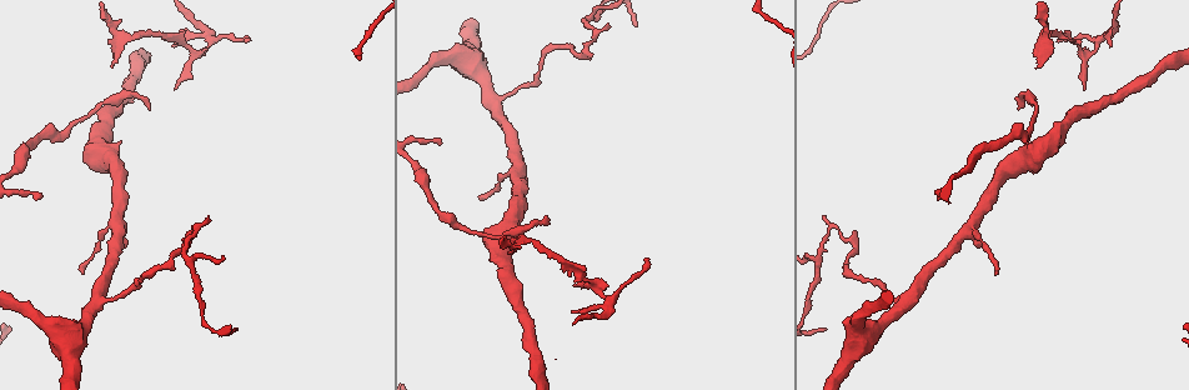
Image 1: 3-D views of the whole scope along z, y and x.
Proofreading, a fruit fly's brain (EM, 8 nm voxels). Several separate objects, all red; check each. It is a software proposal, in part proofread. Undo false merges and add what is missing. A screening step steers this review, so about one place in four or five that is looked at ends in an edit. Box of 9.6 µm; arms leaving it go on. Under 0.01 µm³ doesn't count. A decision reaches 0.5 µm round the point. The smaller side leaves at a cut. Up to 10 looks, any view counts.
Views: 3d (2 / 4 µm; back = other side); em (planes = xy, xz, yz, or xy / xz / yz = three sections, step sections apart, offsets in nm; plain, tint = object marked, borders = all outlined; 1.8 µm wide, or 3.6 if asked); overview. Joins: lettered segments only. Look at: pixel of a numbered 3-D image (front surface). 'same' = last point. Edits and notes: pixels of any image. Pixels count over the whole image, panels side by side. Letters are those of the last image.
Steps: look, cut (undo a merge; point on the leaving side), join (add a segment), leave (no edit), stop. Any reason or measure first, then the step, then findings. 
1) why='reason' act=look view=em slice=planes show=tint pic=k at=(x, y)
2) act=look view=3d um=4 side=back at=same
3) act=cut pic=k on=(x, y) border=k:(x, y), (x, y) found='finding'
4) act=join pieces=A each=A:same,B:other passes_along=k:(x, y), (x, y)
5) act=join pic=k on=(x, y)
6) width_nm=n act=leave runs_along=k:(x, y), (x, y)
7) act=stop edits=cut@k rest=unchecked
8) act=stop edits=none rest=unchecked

why='thin end' act=look view=em slice=planes show=borders pic=1 at=(171, 46)

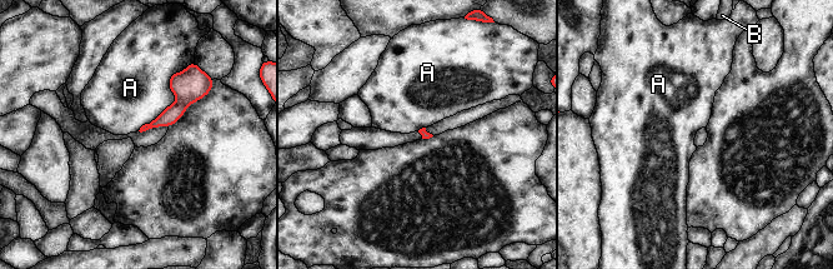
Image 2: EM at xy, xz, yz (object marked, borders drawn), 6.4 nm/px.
longest_contact=A:260nm act=leave each=A:other,B:other border=2:(191, 61), (169, 80), (175, 96) found='none of them fits'

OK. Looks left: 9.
act=look view=3d um=2 pic=1 at=(1043, 37)

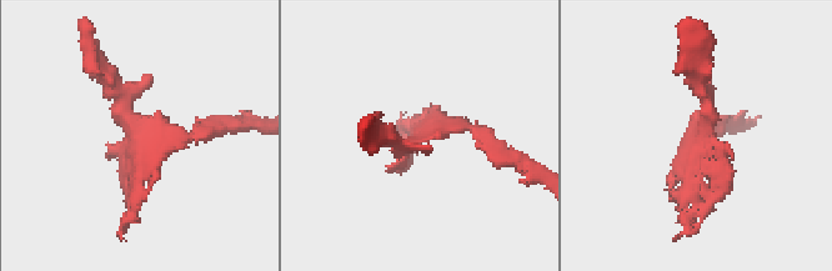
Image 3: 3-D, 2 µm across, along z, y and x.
act=look view=em slice=planes show=tint pic=3 at=(697, 129)

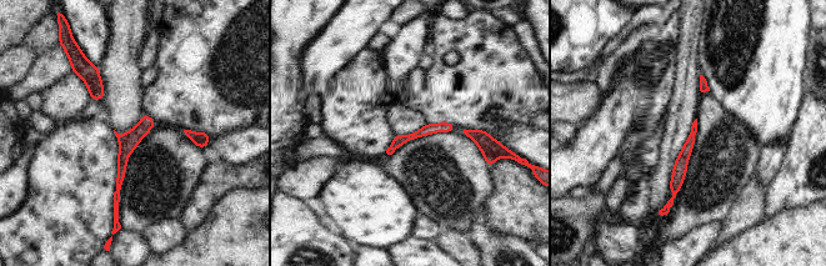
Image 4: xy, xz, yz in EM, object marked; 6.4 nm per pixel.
why='what lies round it' act=look view=em slice=planes show=borders at=same

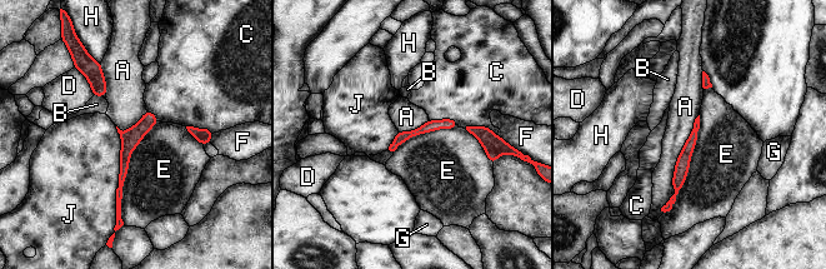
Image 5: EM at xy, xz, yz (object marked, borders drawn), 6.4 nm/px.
act=leave each=A:other,B:other,C:other,D:other,E:other,F:other,G:other,H:other,J:other border=5:(699, 114), (661, 212) found='all the same cell'

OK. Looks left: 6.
why='branch stops here' act=look view=em slice=planes show=plain pic=1 at=(40, 196)

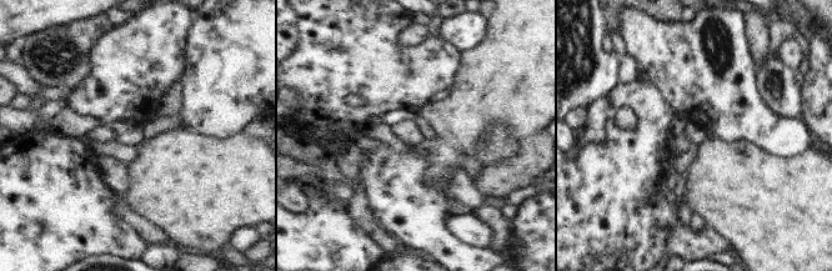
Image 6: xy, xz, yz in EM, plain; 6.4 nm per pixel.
act=look view=em slice=planes show=tint at=same

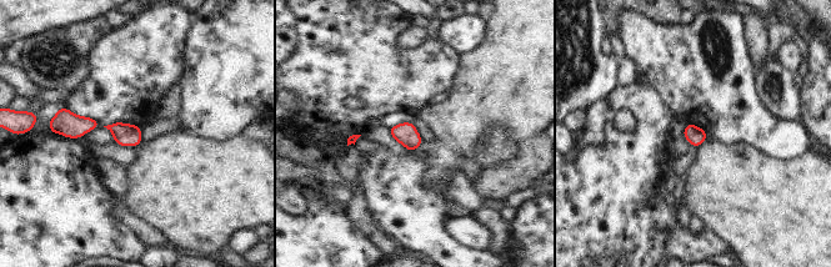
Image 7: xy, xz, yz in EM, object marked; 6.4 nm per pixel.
act=look view=em slice=planes show=borders at=same

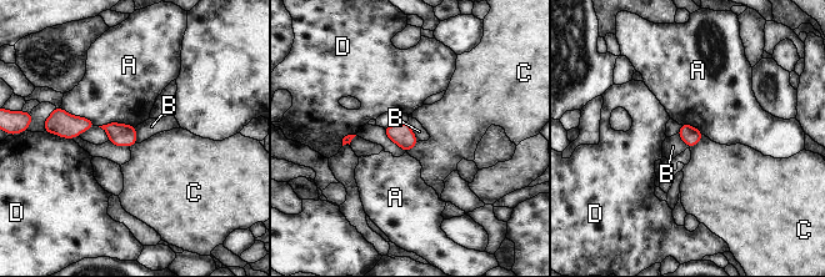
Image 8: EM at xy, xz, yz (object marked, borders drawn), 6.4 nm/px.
width_nm=120 act=leave each=A:other,B:other,C:other,D:other border=8:(406, 122), (418, 141) found='none of them fits'

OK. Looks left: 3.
why='end of a long branch' act=look view=em slice=xy step=4 show=borders pic=1 at=(1017, 107)

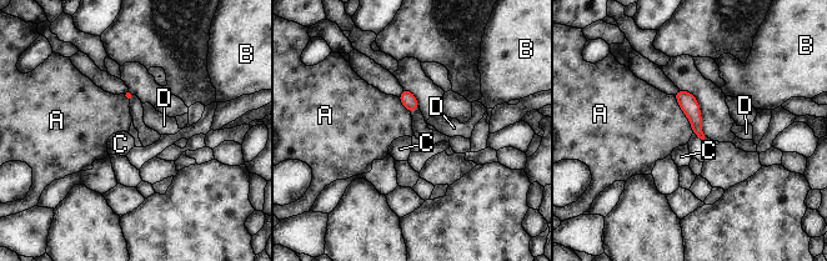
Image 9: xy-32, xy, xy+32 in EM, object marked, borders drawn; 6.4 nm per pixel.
act=leave each=A:other,B:other,C:other,D:other runs_along=9:(681, 93), (691, 108), (700, 134) found='none of them fits'

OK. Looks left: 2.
act=stop edits=none rest=unchecked

